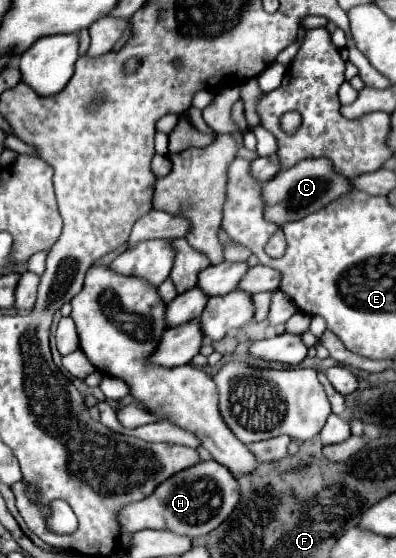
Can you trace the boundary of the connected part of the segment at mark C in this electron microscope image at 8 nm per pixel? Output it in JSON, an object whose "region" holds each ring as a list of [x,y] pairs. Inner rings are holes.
{"region":[[[326,158],[324,160],[300,160],[296,166],[288,168],[288,170],[280,170],[272,180],[268,180],[264,184],[264,188],[262,188],[264,218],[272,220],[274,224],[286,224],[286,222],[300,220],[304,216],[320,210],[328,202],[336,200],[344,192],[348,192],[350,190],[348,182],[350,182],[348,178],[344,178],[332,170],[332,162]]]}

